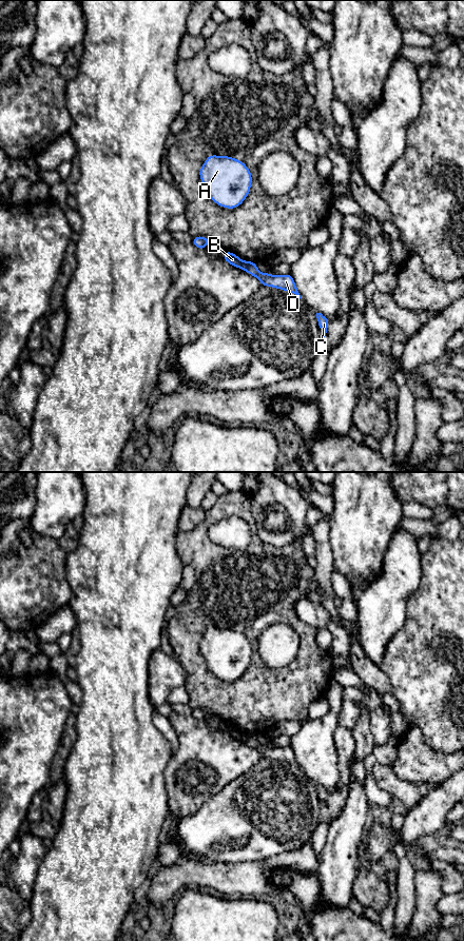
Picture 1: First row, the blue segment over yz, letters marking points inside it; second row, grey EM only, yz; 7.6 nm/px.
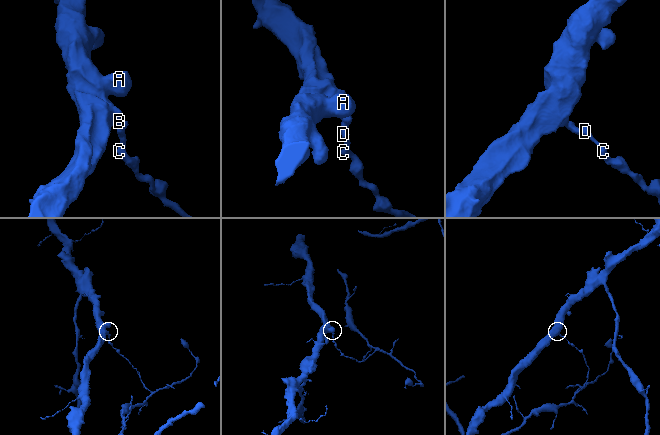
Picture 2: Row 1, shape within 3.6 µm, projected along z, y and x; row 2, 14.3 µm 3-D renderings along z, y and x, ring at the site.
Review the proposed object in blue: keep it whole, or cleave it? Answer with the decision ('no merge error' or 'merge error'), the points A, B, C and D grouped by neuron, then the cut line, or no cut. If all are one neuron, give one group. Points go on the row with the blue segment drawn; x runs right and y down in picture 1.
merge error; groups A B / C D; cut yz (243, 260), (240, 268)

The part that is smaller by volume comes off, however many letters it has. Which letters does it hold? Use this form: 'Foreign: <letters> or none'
Foreign: C, D

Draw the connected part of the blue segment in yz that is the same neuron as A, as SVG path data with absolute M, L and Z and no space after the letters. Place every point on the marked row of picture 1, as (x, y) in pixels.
M209 155L199 169L199 178L211 200L231 210L245 201L252 183L248 166L230 156Z

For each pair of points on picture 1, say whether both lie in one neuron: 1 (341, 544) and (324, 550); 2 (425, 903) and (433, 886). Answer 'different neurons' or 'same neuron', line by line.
1: different neurons
2: same neuron

